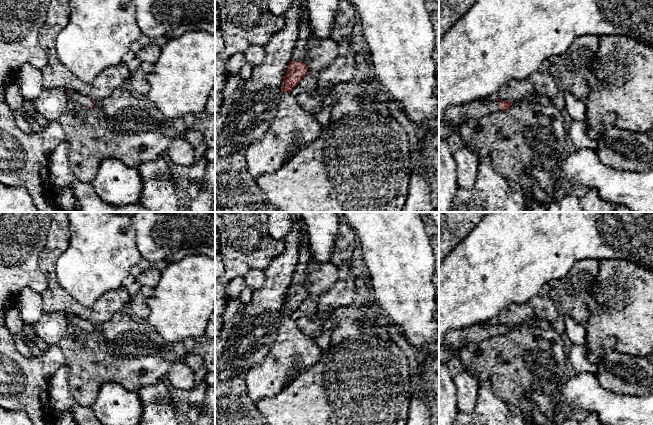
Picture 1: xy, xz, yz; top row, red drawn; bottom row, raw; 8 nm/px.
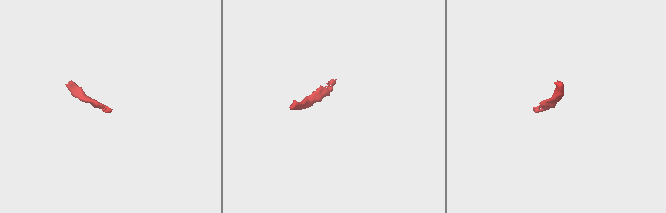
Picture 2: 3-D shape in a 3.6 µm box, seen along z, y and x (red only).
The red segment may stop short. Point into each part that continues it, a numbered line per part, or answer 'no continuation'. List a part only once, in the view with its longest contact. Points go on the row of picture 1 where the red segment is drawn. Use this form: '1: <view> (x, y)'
1: xy (80, 99)

